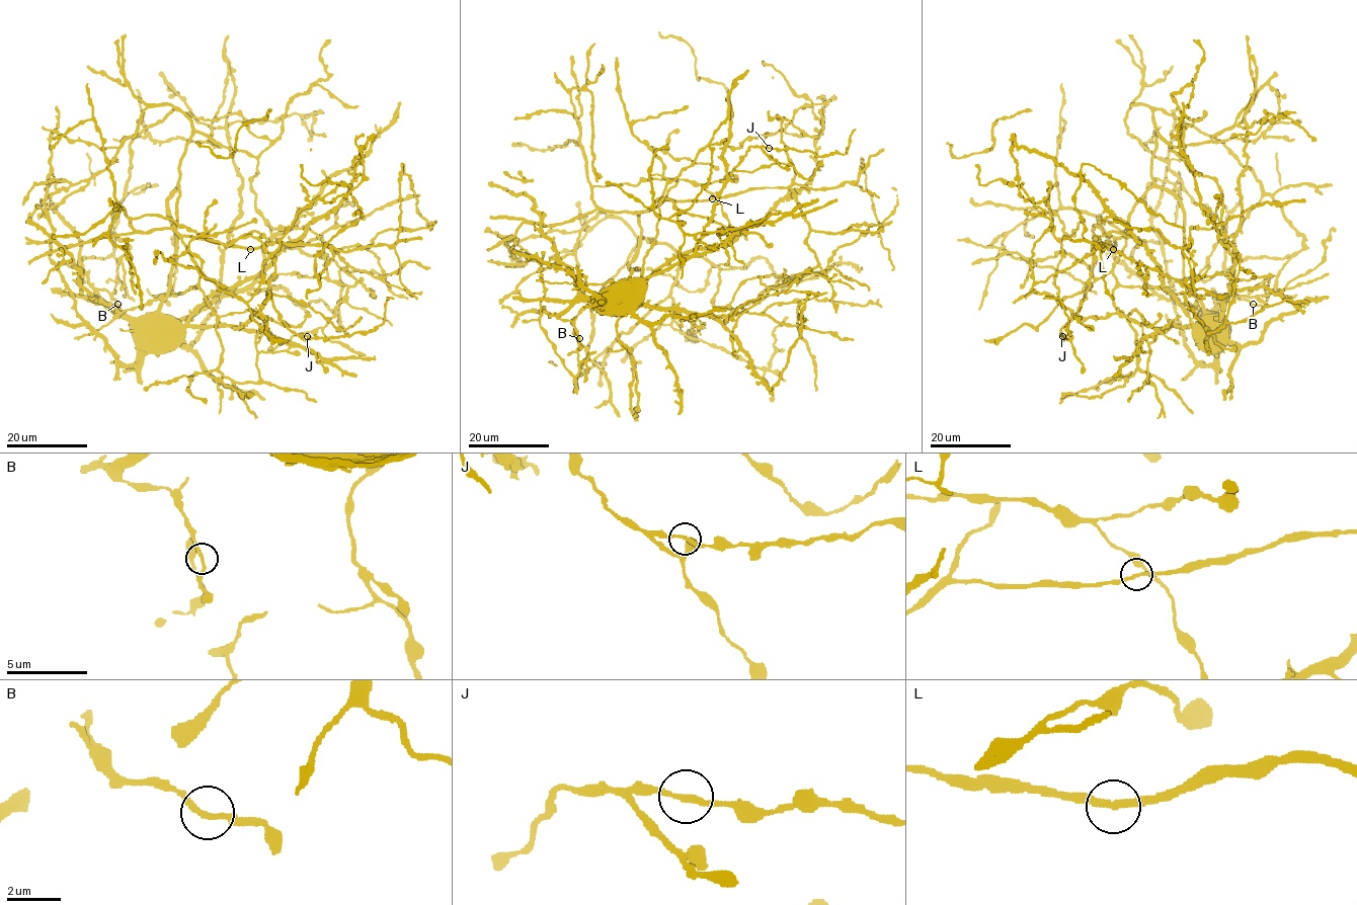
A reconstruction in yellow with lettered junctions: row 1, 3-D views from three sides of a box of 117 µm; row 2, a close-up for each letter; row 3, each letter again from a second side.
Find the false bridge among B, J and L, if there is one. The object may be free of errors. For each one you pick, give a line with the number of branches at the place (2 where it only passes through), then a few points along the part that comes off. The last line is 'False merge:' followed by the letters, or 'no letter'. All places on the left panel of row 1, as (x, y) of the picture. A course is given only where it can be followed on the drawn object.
False merge: no letter

